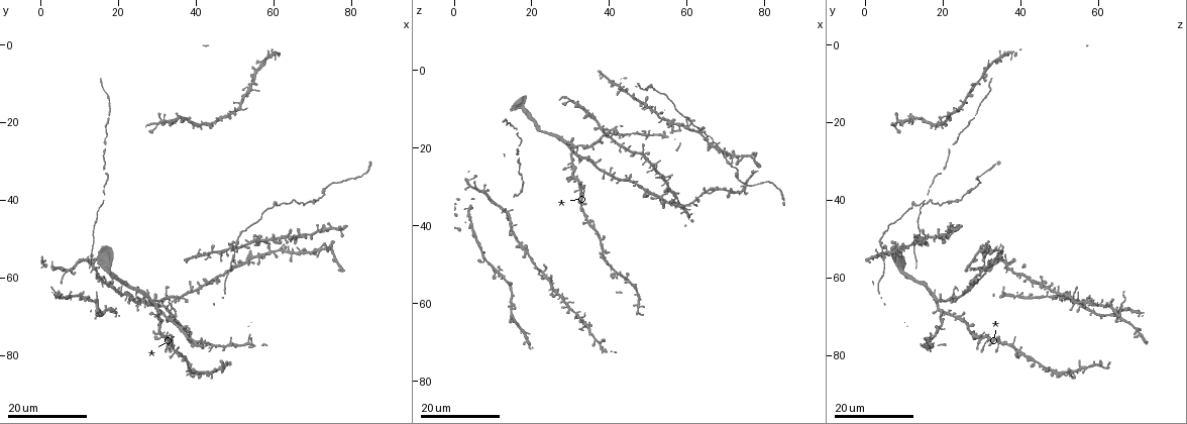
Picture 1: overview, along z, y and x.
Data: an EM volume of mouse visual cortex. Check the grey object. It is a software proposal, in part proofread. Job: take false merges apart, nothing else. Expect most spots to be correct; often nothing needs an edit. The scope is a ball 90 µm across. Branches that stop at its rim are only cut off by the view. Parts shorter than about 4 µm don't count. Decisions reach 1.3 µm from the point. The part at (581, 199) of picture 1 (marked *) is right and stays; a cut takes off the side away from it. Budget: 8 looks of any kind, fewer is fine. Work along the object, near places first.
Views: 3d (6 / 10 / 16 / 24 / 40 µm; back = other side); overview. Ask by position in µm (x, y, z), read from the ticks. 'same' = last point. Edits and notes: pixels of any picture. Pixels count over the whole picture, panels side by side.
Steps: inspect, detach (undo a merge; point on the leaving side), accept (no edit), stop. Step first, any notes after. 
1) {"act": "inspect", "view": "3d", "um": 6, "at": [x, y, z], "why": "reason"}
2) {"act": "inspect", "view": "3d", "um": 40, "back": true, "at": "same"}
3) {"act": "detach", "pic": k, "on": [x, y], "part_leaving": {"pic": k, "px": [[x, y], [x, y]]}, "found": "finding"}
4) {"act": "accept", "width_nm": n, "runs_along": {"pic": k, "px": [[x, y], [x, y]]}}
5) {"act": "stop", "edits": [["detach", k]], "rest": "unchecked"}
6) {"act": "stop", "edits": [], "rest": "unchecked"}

{"act": "inspect", "view": "3d", "um": 24, "at": [34.5, 69.5, 65.5], "why": "thin arm on a thick one"}

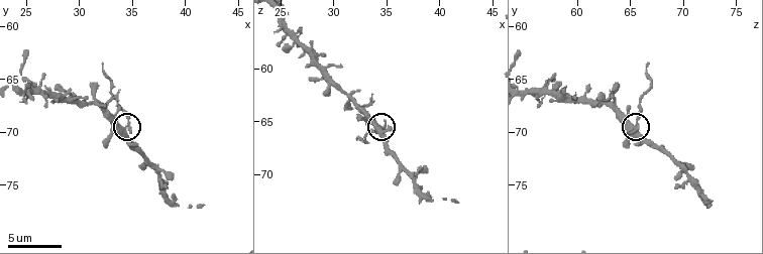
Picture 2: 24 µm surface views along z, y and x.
{"act": "inspect", "view": "3d", "um": 10, "at": [34.4, 69.6, 65.6], "why": "closer look"}

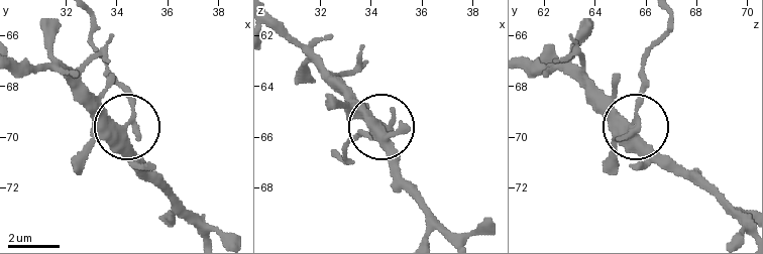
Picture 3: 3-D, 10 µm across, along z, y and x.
{"act": "detach", "pic": 3, "on": [129, 87], "part_leaving": {"pic": 3, "px": [[131, 122], [128, 92], [107, 66], [92, 20]]}, "found": "a second neuron is stuck on"}

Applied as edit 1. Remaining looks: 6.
{"act": "inspect", "view": "3d", "um": 24, "at": [48.5, 52.5, 8.5], "why": "a fork"}

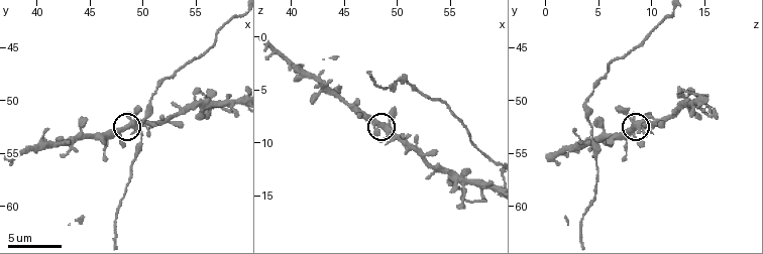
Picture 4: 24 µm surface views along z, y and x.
{"act": "inspect", "view": "3d", "um": 10, "at": [48.8, 52.4, 8.4]}

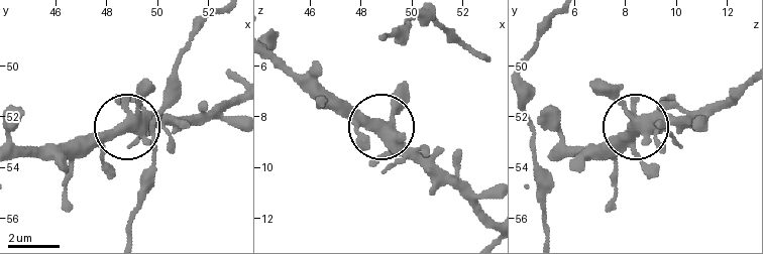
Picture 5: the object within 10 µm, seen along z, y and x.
{"act": "accept", "side_arm_um": 16, "arms": 3, "found": "all the same neuron"}

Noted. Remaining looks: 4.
{"act": "inspect", "view": "3d", "um": 24, "at": [69.5, 40.0, 21.5], "why": "two arms in line, one across"}

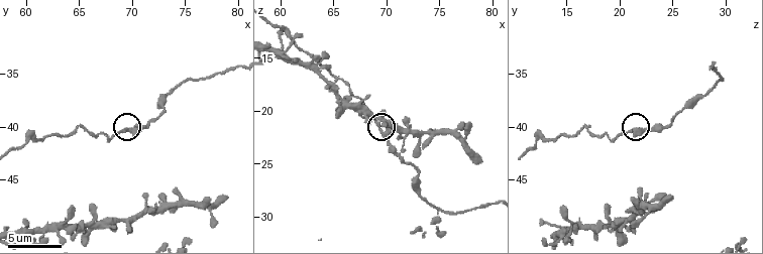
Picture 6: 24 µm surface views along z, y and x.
{"act": "inspect", "view": "3d", "um": 6, "at": [69.4, 40.4, 21.8]}

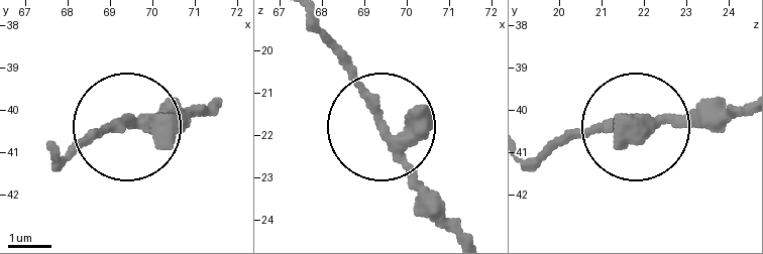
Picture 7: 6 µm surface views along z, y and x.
{"act": "accept", "width_nm": 280, "found": "continuous, no second neuron"}

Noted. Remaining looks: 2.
{"act": "inspect", "view": "3d", "um": 6, "at": [73.0, 47.6, 22.2], "why": "branch point"}

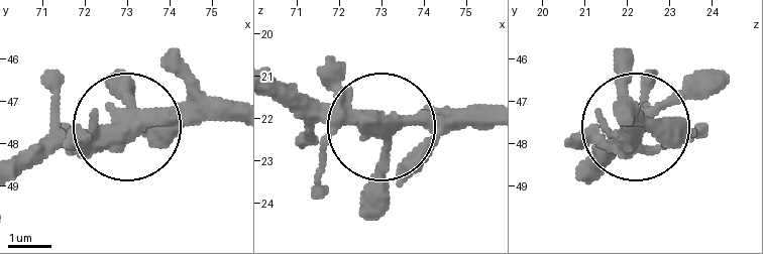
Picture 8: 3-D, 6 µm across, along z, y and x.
{"act": "inspect", "view": "3d", "um": 6, "back": true, "at": [73.15, 47.65, 22.10]}

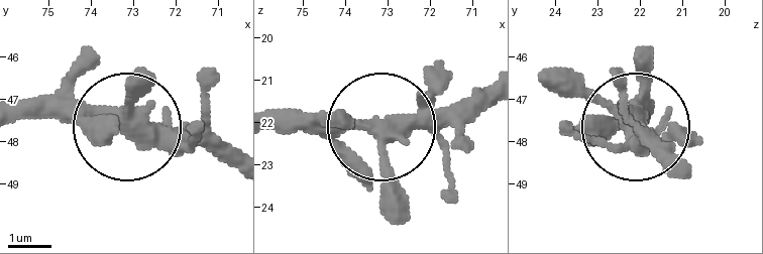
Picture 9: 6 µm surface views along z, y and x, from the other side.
{"act": "accept", "width_nm": 350, "found": "continuous, no second neuron"}

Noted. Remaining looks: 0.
{"act": "stop", "edits": [["detach", 3]], "rest": "unchecked"}

